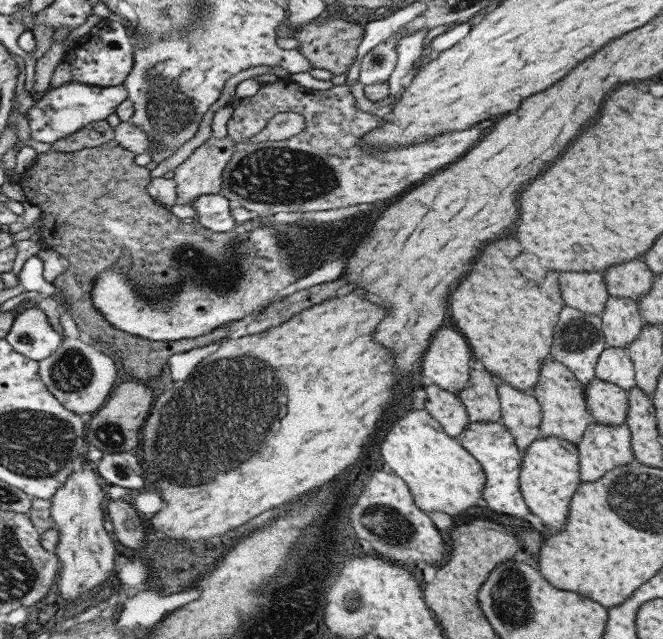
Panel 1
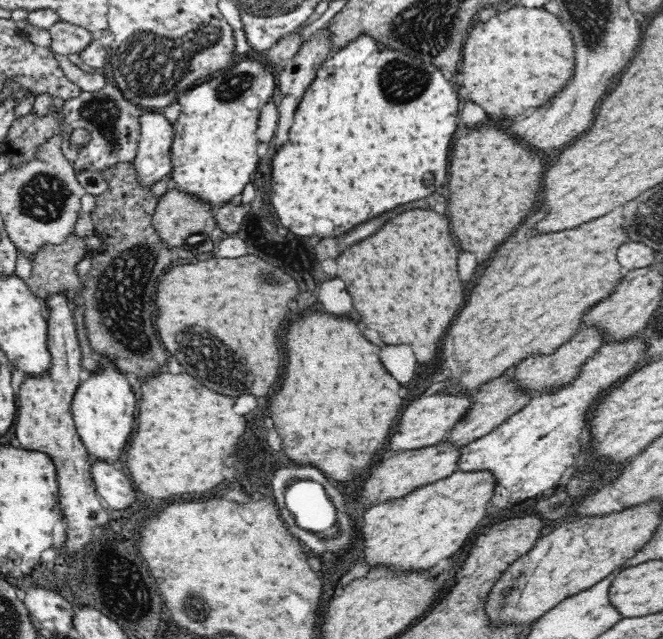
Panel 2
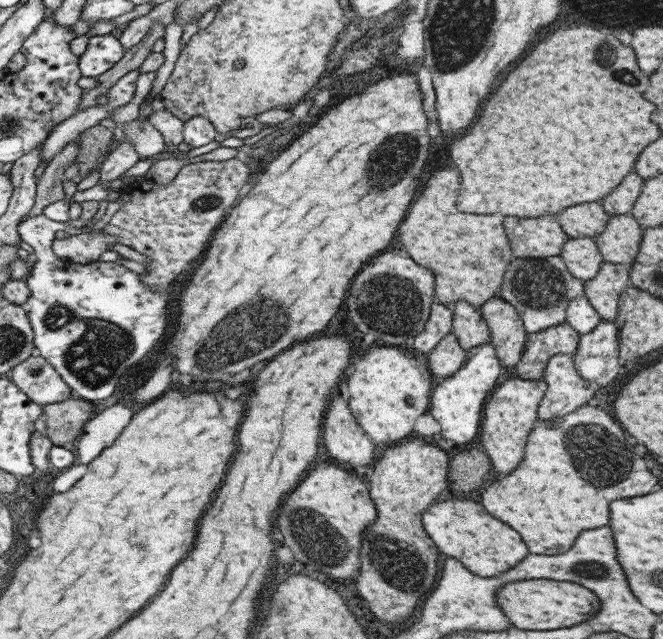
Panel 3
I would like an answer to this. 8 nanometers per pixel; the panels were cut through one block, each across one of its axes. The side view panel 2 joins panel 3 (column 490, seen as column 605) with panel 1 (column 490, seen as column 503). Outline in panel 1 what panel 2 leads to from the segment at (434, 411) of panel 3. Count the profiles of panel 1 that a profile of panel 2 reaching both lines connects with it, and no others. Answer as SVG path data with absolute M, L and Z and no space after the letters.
M500 420L495 422L469 422L467 428L454 439L481 465L485 475L485 486L481 492L482 504L497 514L523 518L529 514L519 491L519 468L521 451L515 446L514 438Z

